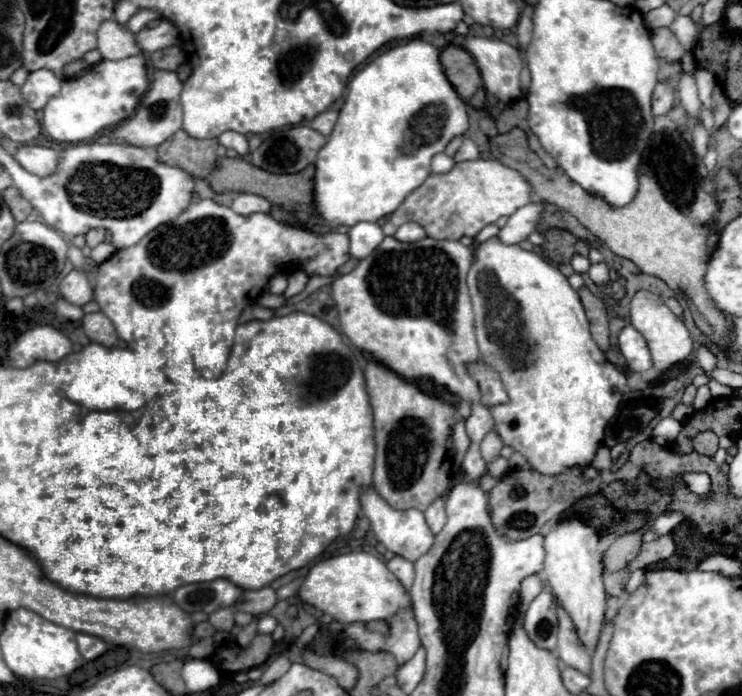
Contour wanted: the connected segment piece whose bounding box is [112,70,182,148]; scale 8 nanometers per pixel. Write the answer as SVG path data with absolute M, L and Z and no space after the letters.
M156 70L152 84L148 92L144 94L140 106L132 114L132 118L124 120L112 130L112 136L118 144L132 144L132 146L160 146L164 140L168 140L172 134L176 134L182 128L182 108L180 108L180 92L182 82L176 76L176 72L168 70Z

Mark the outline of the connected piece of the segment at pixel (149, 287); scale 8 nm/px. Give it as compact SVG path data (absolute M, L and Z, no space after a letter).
M196 200L192 202L178 218L158 226L156 230L152 230L150 234L146 234L136 246L130 246L130 248L124 248L124 250L118 250L112 258L108 258L106 262L102 264L94 264L94 262L88 262L92 264L92 272L96 276L96 282L94 282L94 300L100 304L100 310L112 320L118 336L128 344L128 348L132 348L136 354L148 354L148 350L156 356L156 362L158 366L166 372L166 376L174 382L174 384L182 384L182 382L190 382L194 378L218 378L224 374L226 370L226 360L228 360L228 354L230 354L230 348L232 348L232 342L234 342L234 330L236 330L236 324L238 324L238 316L242 314L250 294L252 294L252 300L254 300L254 290L256 288L256 298L262 294L264 286L268 284L268 280L276 274L276 272L282 272L288 264L294 264L294 262L300 262L300 268L306 270L308 274L320 274L320 276L332 276L346 260L348 260L348 236L346 234L336 234L336 232L328 232L324 236L316 236L312 234L310 230L300 230L300 228L294 228L294 226L284 226L280 222L276 222L272 216L268 214L250 214L250 216L240 216L236 212L232 212L232 208L228 206L222 206L214 200Z

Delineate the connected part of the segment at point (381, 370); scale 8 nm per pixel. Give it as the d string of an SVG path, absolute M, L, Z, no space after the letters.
M368 362L364 374L374 416L374 488L398 510L416 508L424 512L436 496L444 496L450 488L452 432L458 418L468 418L470 408L466 402L454 408L444 400L432 398L378 362Z

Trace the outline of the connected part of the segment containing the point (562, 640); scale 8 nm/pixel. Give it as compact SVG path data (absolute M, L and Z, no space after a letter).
M562 606L556 608L556 614L558 614L558 650L556 650L558 658L564 660L566 666L572 666L584 674L590 674L592 654L588 652L588 648L580 644L576 636L576 628Z

